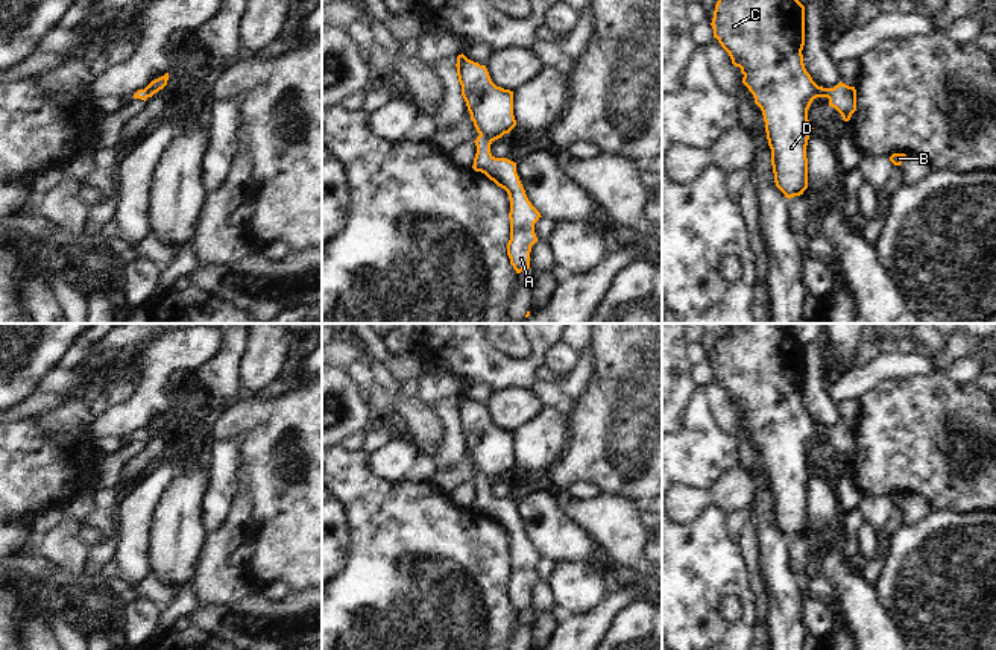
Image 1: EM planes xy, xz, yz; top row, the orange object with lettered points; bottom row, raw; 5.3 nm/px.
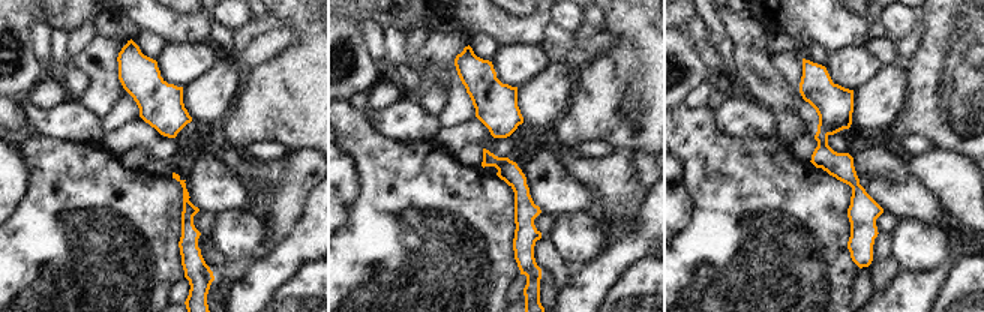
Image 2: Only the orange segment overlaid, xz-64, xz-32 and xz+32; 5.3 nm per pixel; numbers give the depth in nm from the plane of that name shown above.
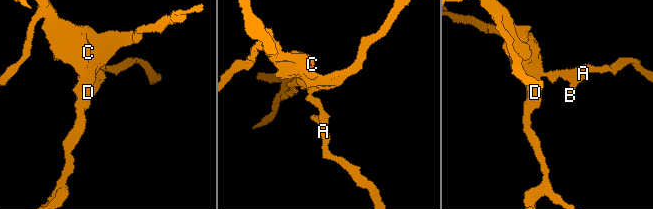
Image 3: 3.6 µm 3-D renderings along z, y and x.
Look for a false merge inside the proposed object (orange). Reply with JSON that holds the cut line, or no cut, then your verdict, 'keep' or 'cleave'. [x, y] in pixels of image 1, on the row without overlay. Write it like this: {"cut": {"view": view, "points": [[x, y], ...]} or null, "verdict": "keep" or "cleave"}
{"cut": {"view": "xz", "points": [[480, 474], [491, 482]]}, "verdict": "cleave"}

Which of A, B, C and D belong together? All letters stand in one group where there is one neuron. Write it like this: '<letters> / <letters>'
A B / C D

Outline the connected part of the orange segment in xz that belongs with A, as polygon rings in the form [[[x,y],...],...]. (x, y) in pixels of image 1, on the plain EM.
[[[478,475],[474,483],[477,486],[477,494],[472,509],[484,513],[509,535],[510,580],[507,583],[507,595],[516,614],[521,614],[522,611],[530,609],[531,586],[537,582],[534,563],[542,556],[525,535],[516,513],[516,503],[507,498],[495,498],[490,494],[492,481],[484,475]]]

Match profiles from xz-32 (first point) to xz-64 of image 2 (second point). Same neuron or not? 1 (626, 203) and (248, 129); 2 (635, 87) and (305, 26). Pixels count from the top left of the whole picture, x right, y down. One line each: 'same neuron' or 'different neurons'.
1: different neurons
2: same neuron

